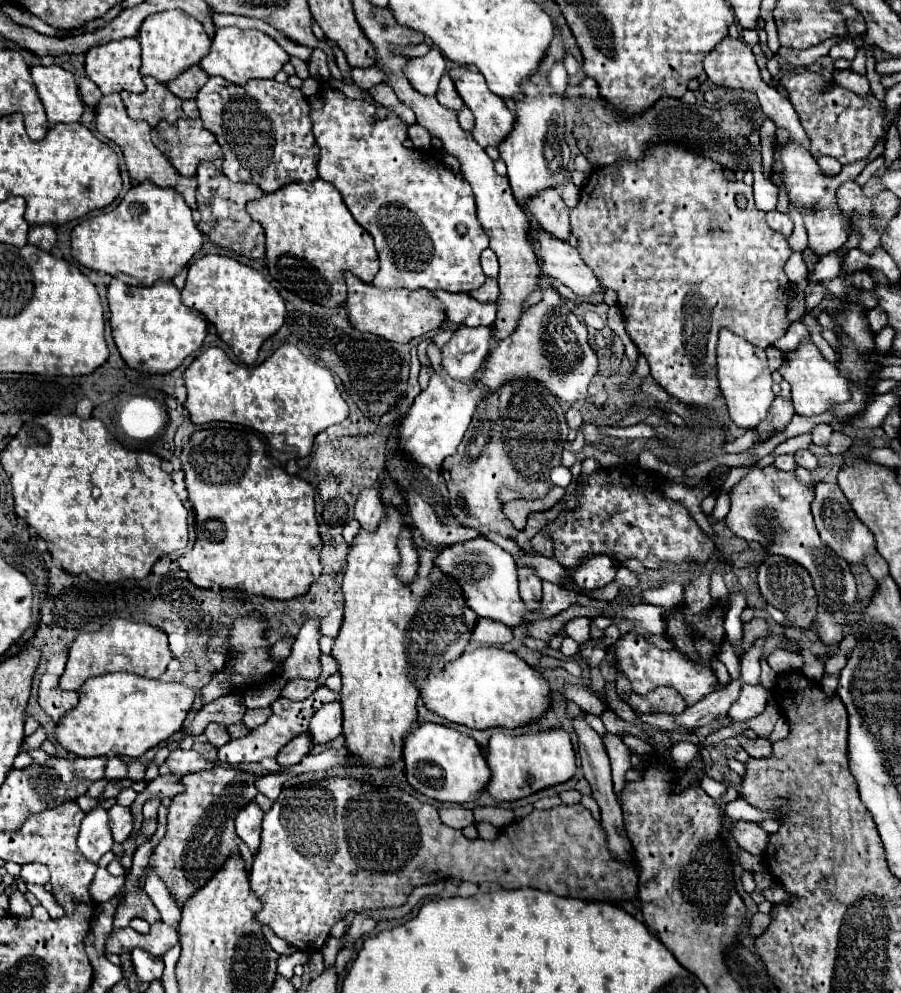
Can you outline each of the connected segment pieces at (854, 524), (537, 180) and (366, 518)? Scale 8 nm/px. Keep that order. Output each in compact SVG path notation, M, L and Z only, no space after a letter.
M817 483L815 485L815 499L811 503L811 511L815 517L815 525L825 545L829 545L839 557L849 563L861 563L865 555L875 553L875 537L873 533L857 519L853 513L847 497L839 489L837 483Z
M557 27L557 37L553 37L553 45L549 45L549 53L545 55L545 65L541 65L541 73L525 81L525 101L515 101L517 105L515 127L509 133L509 137L505 137L505 141L501 141L499 145L501 159L507 163L507 177L513 195L521 205L543 189L563 185L567 163L571 159L569 145L565 141L563 101L561 97L557 97L557 93L553 93L553 89L549 89L549 81L545 81L549 65L553 65L553 61L561 57L565 57L565 45L561 39L561 29Z
M375 483L369 489L363 489L359 495L359 501L355 505L355 519L359 521L361 529L373 531L381 519L383 519L383 505L379 497L379 483Z

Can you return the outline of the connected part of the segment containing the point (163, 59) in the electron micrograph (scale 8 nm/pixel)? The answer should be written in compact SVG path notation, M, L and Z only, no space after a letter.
M179 9L149 15L141 23L139 43L141 43L141 57L143 57L140 73L151 75L159 83L165 83L165 85L173 81L173 77L179 77L179 73L183 73L185 69L199 65L201 57L205 57L205 53L209 53L211 49L211 39L205 33L203 25L195 17Z

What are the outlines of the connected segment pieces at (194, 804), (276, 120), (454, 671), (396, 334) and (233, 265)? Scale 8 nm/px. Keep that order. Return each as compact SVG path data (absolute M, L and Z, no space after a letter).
M219 765L213 771L201 771L183 779L185 793L173 797L167 815L167 833L149 861L149 865L157 867L157 873L179 905L201 889L221 869L227 857L237 851L233 817L245 803L255 799L257 777Z
M209 77L205 87L197 95L197 107L201 113L203 127L211 131L225 155L223 161L223 173L235 181L235 183L253 183L263 189L263 193L275 193L283 185L295 183L295 181L313 181L317 177L317 157L319 149L313 137L313 125L311 125L311 107L307 97L293 89L287 83L277 83L269 79L261 81L249 81L247 85L239 87L233 85L221 77Z
M477 647L447 663L443 671L429 675L421 687L421 699L429 711L469 729L515 729L541 719L551 709L551 685L515 653Z
M345 273L349 297L345 303L345 309L349 311L349 321L355 329L373 333L379 337L385 337L395 343L409 343L415 337L427 335L435 329L439 329L447 317L445 317L445 307L441 307L441 301L433 297L431 291L417 289L377 289L375 285L367 285L361 279L357 279L351 273Z
M205 255L189 265L187 283L181 291L183 303L201 313L217 329L217 335L231 347L241 363L253 365L259 347L275 335L285 321L285 301L253 267L223 255Z

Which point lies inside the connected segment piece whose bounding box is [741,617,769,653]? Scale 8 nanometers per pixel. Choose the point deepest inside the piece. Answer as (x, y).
(757, 628)

